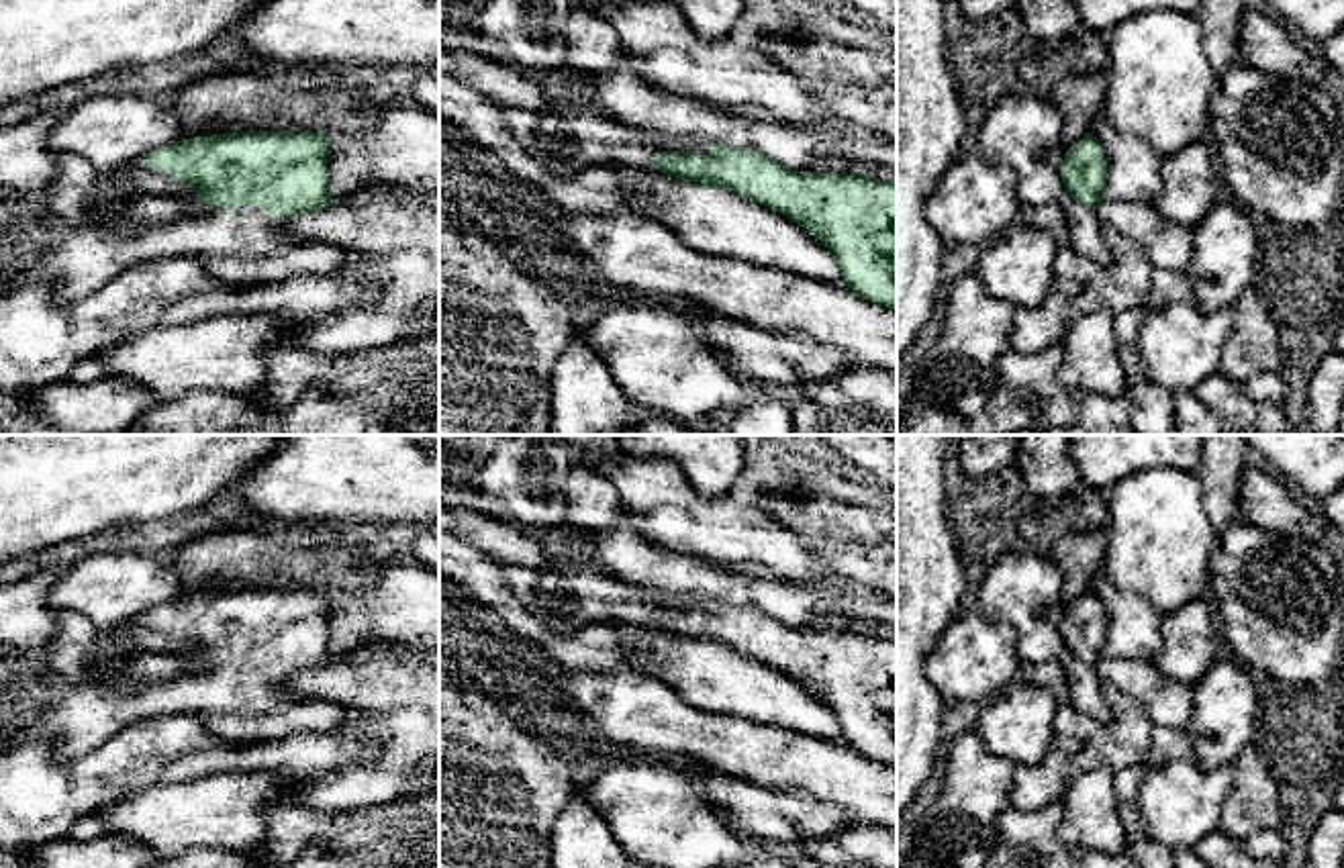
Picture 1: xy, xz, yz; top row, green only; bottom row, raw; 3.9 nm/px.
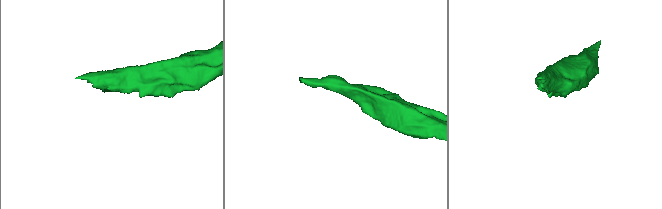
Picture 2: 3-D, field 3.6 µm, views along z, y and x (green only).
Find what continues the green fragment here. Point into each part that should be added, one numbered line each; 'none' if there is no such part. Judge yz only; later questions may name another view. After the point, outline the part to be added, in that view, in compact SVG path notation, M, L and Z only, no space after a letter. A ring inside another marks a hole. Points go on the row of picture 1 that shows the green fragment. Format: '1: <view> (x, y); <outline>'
1: yz (1083, 233); M1064 194L1058 204L1066 223L1064 241L1076 253L1093 259L1101 270L1107 268L1113 257L1103 239L1103 223L1097 210L1081 204L1070 194Z

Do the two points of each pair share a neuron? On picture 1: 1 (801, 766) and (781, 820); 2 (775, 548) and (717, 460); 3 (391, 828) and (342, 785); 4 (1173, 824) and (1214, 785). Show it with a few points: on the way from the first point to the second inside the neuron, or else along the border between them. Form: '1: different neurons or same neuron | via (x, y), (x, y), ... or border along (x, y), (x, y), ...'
1: different neurons | border along (738, 777), (783, 793)
2: different neurons | border along (683, 474), (705, 497), (728, 495)
3: different neurons | border along (413, 795), (352, 809), (317, 807)
4: same neuron | via (1181, 813), (1204, 793)

